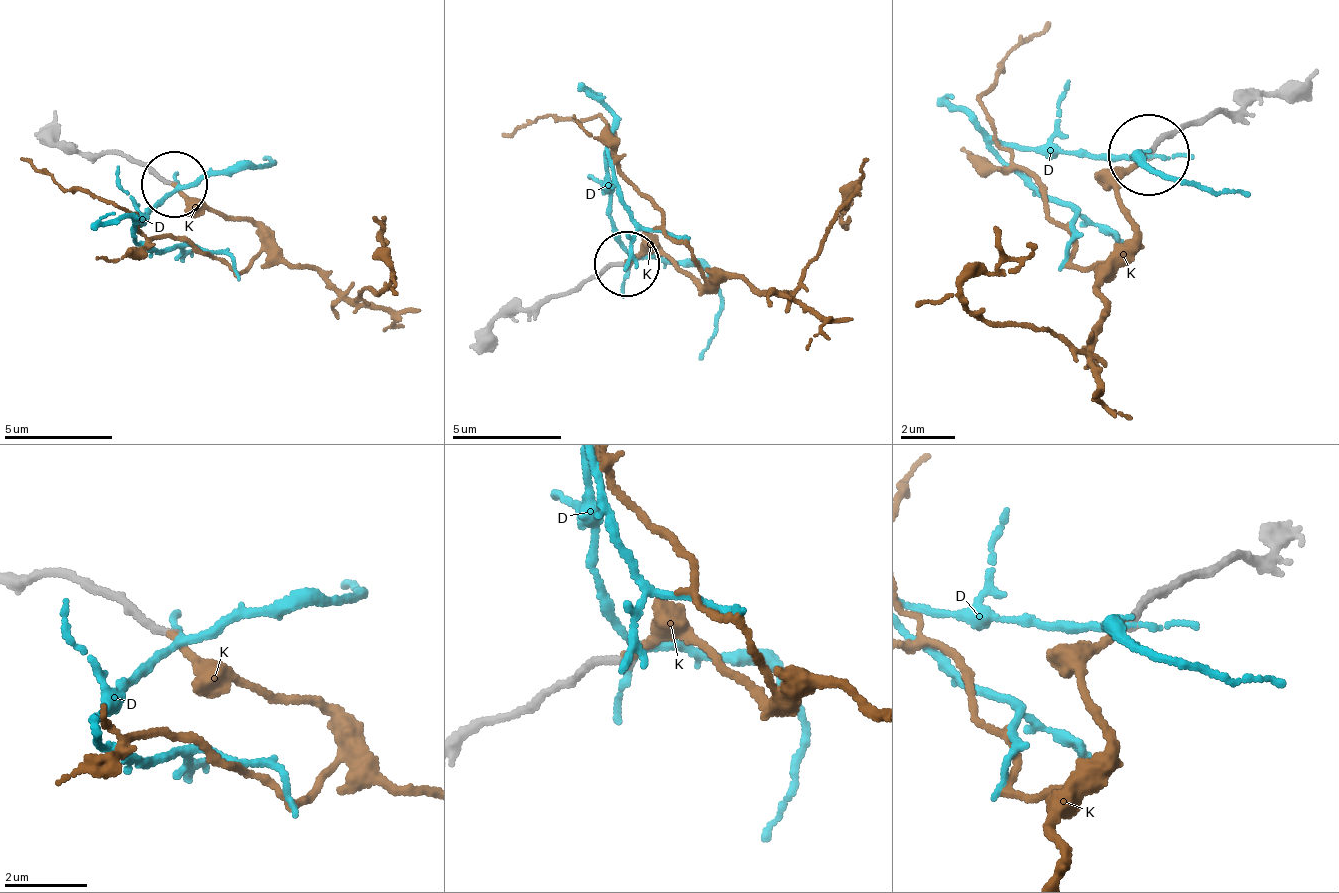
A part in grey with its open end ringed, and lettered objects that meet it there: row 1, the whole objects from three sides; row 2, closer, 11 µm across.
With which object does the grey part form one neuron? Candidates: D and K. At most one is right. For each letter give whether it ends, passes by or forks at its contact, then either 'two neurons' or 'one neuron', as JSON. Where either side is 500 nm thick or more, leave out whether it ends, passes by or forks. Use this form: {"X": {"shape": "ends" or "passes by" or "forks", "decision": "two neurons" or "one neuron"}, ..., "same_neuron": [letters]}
{"D": {"shape": "forks", "decision": "two neurons"}, "K": {"shape": "ends", "decision": "one neuron"}, "same_neuron": ["K"]}

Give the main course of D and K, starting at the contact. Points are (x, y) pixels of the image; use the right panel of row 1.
D: (1150, 157), (1028, 148), (1014, 160), (1051, 195), (1078, 215), (1060, 273)
K: (1144, 156), (1114, 192), (1132, 235), (1111, 262), (1080, 268), (983, 109), (1006, 55), (1048, 22)

